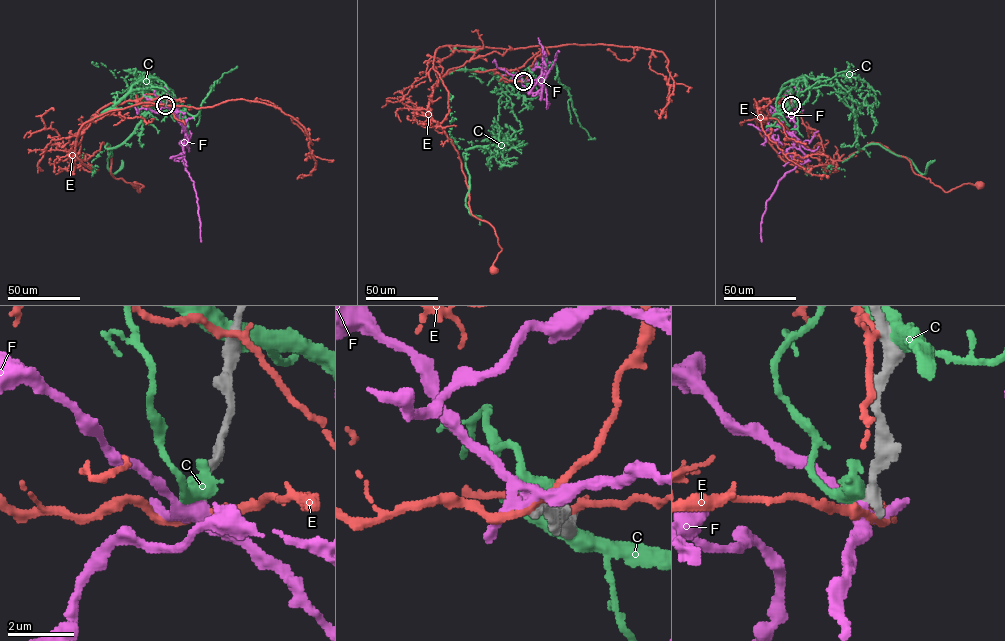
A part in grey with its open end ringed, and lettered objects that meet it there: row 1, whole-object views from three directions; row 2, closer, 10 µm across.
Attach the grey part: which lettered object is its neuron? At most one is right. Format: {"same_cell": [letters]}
{"same_cell": ["F"]}

